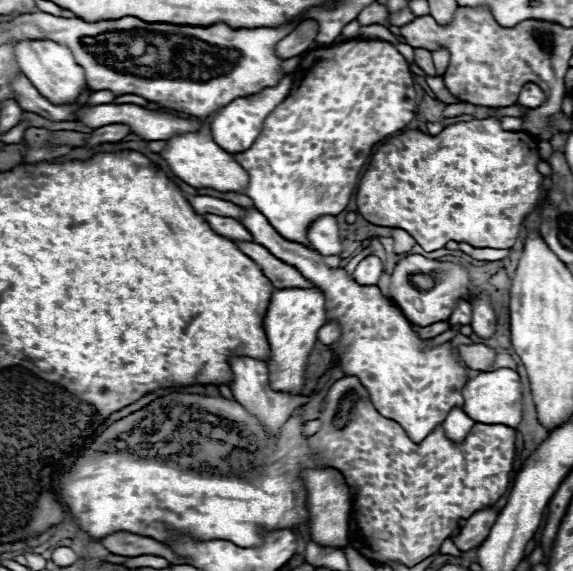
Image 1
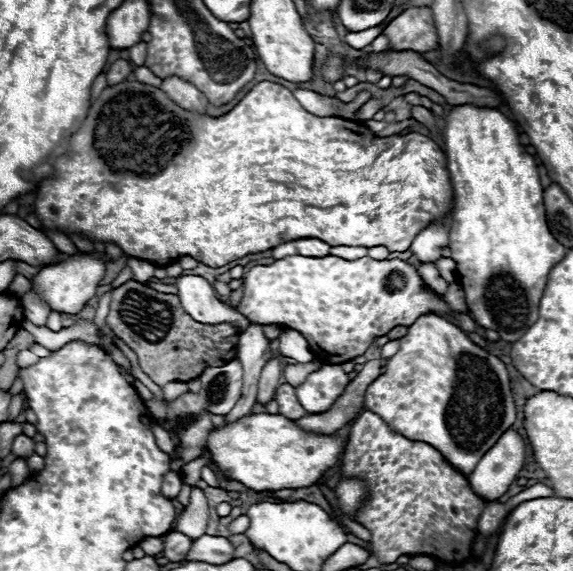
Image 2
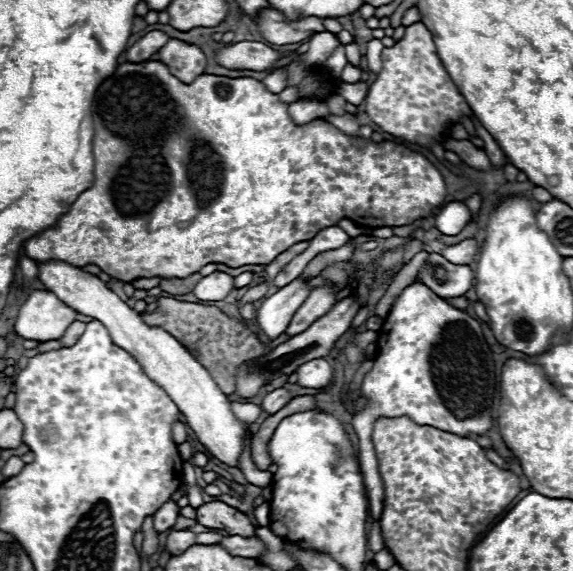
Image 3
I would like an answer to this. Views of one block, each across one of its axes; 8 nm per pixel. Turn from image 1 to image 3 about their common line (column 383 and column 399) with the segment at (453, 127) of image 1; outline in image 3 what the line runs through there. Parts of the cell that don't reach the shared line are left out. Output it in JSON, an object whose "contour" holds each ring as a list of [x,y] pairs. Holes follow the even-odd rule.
{"contour":[[[158,60],[146,62],[124,62],[116,68],[116,72],[102,82],[94,98],[94,186],[78,196],[72,204],[70,212],[60,216],[56,228],[48,228],[42,234],[26,240],[24,254],[34,262],[50,262],[50,258],[58,258],[58,262],[70,262],[72,266],[88,266],[96,264],[108,276],[120,282],[132,282],[138,278],[188,278],[196,274],[202,266],[210,262],[226,264],[232,268],[244,264],[270,264],[278,254],[286,252],[290,246],[314,238],[320,230],[334,226],[340,218],[352,218],[358,226],[404,226],[412,224],[418,218],[426,218],[444,202],[446,184],[440,172],[418,152],[408,150],[406,146],[394,142],[372,144],[372,140],[352,138],[332,124],[324,124],[314,120],[306,126],[296,126],[288,116],[288,104],[278,100],[278,94],[266,90],[266,86],[254,78],[226,78],[200,74],[194,82],[184,84],[174,74],[170,74],[168,66]]]}

